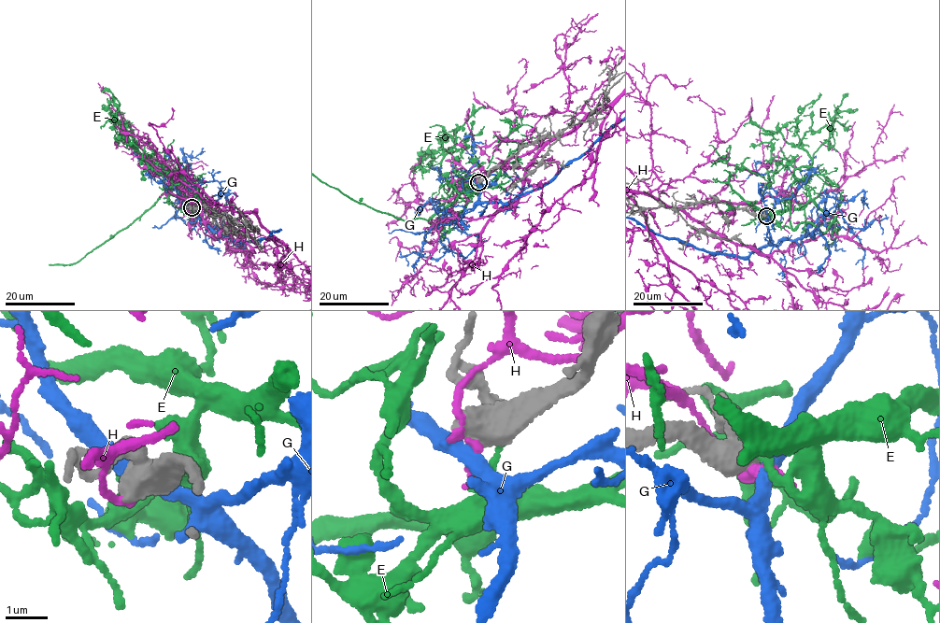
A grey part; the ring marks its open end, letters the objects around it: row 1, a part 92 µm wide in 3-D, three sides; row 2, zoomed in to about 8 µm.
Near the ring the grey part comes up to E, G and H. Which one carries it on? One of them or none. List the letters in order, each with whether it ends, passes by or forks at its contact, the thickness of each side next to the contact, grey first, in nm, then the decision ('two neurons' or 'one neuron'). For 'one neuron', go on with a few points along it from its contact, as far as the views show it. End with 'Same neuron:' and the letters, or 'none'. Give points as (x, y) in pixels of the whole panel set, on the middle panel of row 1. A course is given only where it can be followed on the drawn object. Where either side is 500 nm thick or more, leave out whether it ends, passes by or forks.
E: it ends; calibres 460 and 140 nm; two neurons
G: it passes by; calibres 440 and 360 nm; two neurons
H: calibres 500 and 160 nm; two neurons
Same neuron: none

